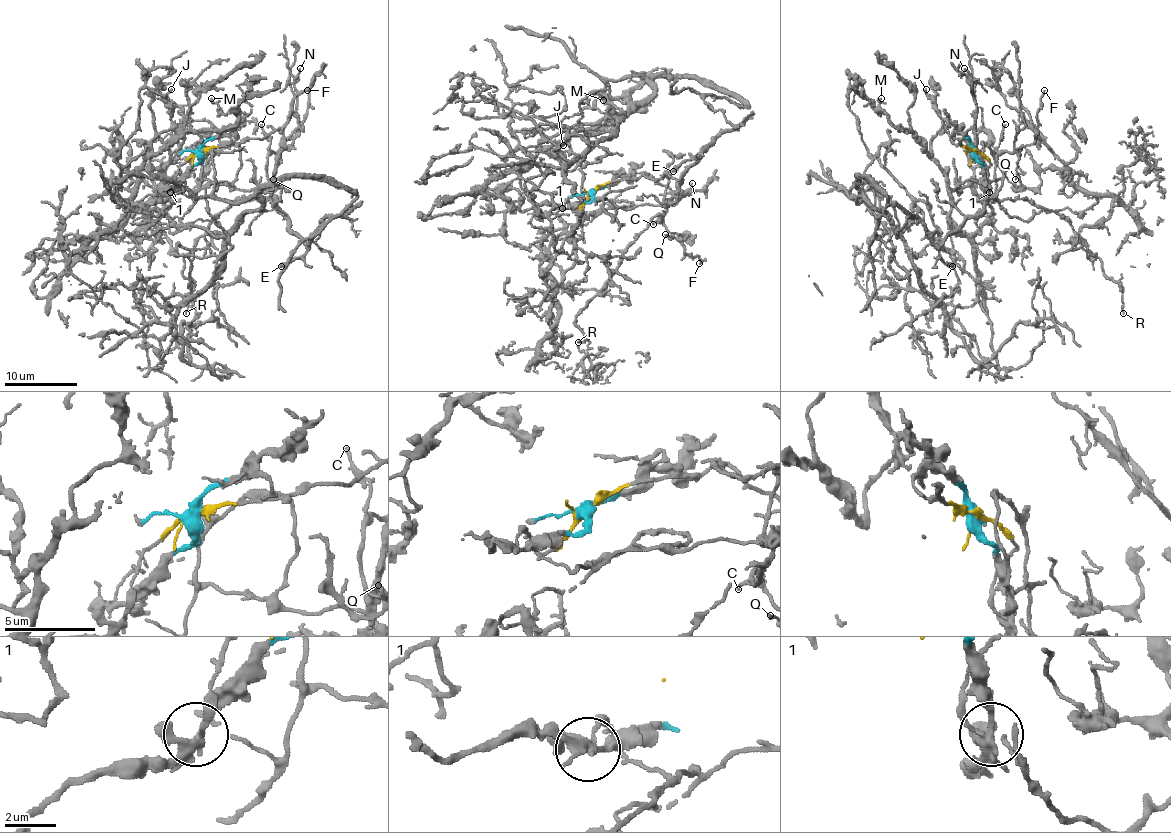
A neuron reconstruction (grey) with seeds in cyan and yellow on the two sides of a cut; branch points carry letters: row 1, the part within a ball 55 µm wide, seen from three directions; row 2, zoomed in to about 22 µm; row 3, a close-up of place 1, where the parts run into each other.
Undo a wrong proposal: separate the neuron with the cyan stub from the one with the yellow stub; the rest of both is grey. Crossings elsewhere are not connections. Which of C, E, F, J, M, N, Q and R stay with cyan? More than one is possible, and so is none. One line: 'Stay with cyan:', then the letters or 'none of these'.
Stay with cyan: J, M

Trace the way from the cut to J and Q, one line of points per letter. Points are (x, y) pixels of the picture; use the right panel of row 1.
J: (974, 150), (991, 214), (962, 234), (932, 156), (942, 123), (925, 88)
Q: (974, 150), (954, 139), (971, 128), (987, 194), (995, 196), (1002, 183), (1004, 152), (1018, 158), (1015, 180)

